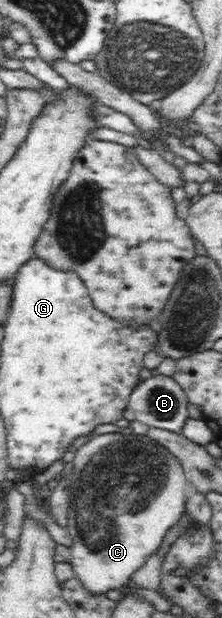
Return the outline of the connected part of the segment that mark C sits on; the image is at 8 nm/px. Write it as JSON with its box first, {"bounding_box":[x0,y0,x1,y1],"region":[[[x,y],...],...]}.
{"bounding_box":[67,434,191,596],"region":[[[94,434],[76,450],[72,463],[67,529],[73,535],[73,544],[69,563],[73,566],[76,578],[88,592],[103,596],[107,591],[119,590],[131,581],[131,576],[161,546],[167,530],[173,528],[186,512],[186,497],[191,491],[191,484],[177,456],[167,452],[149,435]]]}

